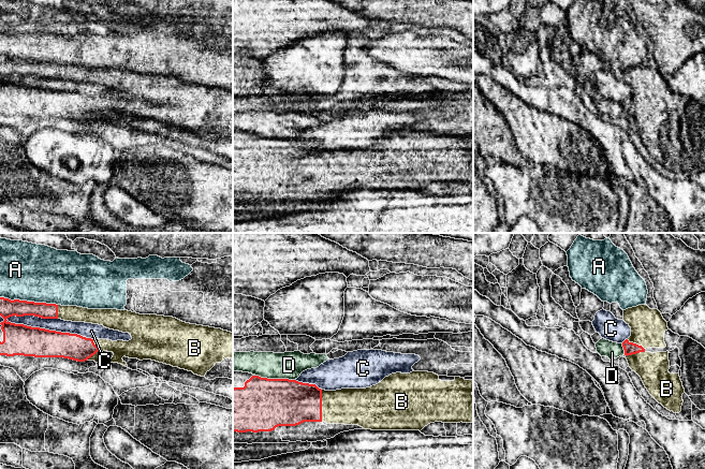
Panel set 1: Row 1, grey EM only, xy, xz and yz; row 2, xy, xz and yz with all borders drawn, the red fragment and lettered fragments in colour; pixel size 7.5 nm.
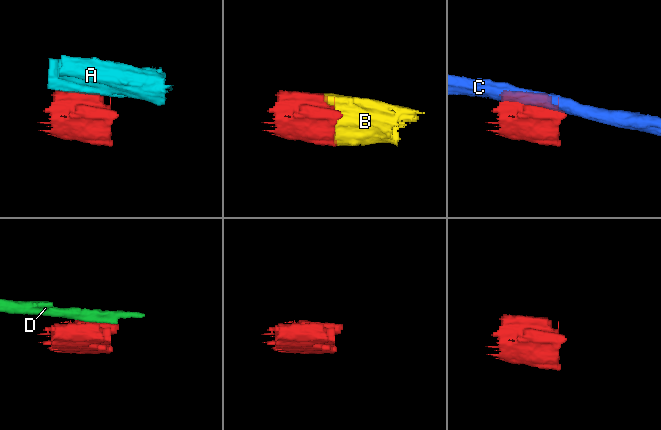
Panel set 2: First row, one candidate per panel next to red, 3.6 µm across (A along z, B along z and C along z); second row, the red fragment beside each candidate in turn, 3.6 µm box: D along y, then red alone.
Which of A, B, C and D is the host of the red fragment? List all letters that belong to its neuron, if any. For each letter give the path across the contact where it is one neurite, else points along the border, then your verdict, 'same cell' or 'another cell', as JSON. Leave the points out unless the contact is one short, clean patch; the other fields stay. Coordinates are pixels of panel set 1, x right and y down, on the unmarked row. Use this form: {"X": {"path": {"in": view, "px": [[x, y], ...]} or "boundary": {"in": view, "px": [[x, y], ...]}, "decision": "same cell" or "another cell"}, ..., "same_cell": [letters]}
{"A": {"boundary": {"in": "xy", "px": [[0, 56], [11, 59], [55, 62], [57, 64]]}, "decision": "another cell"}, "B": {"decision": "same cell"}, "C": {"decision": "another cell"}, "D": {"decision": "another cell"}, "same_cell": ["B"]}

